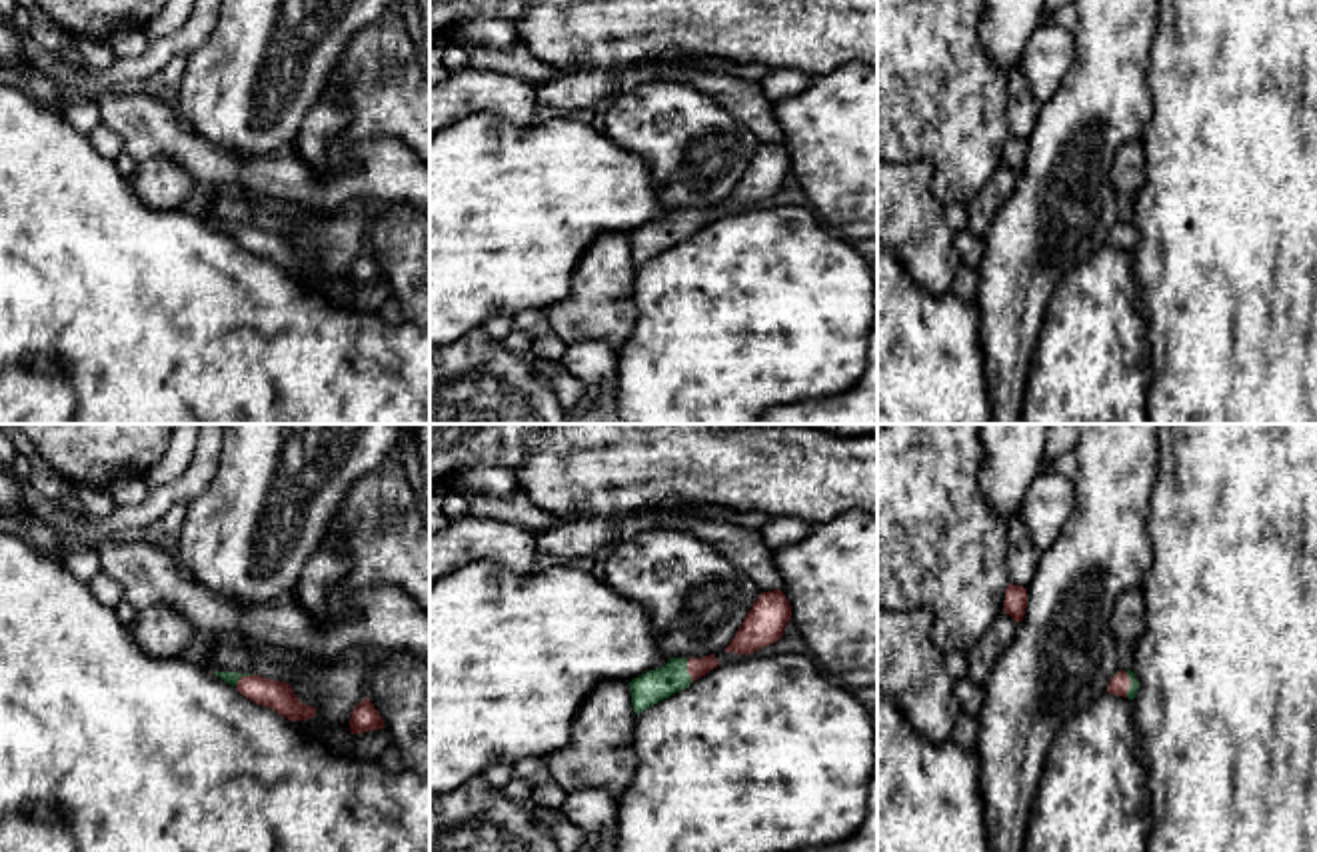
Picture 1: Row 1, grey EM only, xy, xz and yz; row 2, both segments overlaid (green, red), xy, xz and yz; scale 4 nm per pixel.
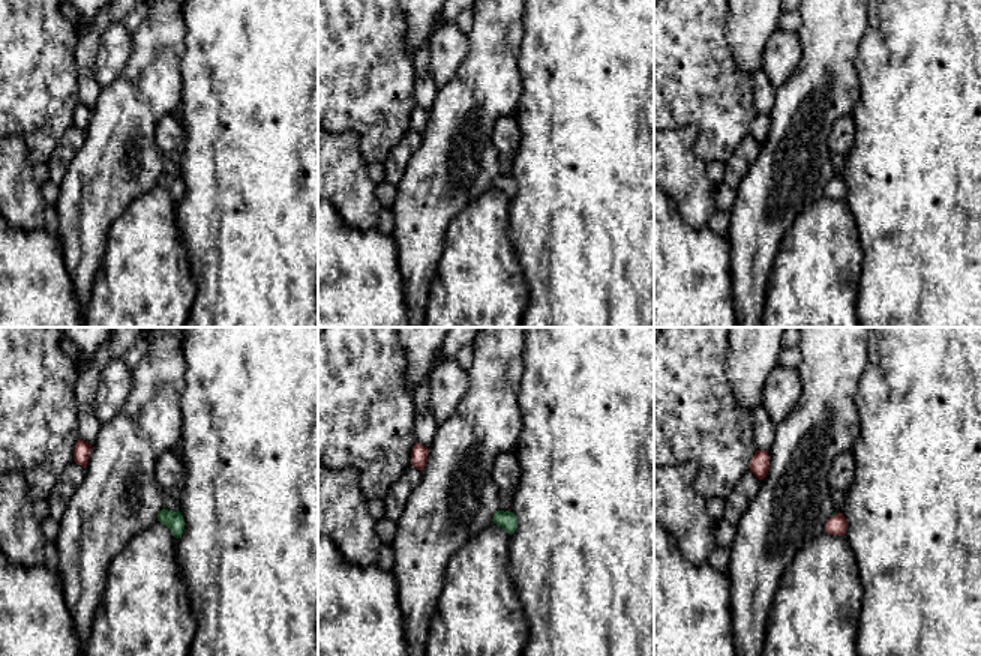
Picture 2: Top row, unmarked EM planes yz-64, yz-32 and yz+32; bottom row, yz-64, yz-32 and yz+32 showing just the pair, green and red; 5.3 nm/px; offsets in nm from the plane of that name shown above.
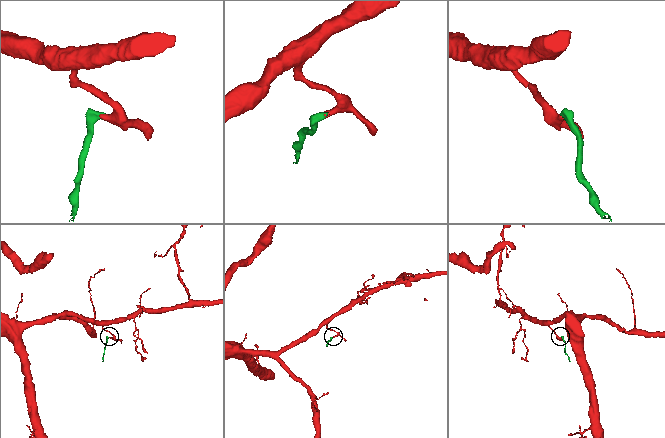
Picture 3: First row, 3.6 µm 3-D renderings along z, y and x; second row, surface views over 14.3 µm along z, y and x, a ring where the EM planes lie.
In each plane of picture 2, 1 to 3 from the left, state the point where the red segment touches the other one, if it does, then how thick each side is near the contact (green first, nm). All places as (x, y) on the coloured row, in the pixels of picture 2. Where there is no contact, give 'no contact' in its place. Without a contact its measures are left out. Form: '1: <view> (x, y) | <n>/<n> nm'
1: no contact
2: no contact
3: yz+32 (833, 514) | 20/110 nm

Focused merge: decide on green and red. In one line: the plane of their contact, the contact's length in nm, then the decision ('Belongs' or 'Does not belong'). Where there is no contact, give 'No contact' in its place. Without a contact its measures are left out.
Touches green in xy. Shared border 100 nm. Belongs

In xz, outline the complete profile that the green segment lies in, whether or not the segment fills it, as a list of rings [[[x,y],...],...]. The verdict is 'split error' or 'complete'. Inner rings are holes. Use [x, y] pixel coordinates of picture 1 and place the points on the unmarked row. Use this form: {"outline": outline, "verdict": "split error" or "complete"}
{"outline": [[[715,206],[703,210],[669,210],[661,220],[650,222],[630,234],[632,258],[636,266],[652,260],[663,250],[687,240],[693,232],[717,220]]], "verdict": "split error"}

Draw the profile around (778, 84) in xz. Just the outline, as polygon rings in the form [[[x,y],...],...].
[[[771,68],[763,78],[761,88],[773,102],[803,94],[817,78],[805,72]]]

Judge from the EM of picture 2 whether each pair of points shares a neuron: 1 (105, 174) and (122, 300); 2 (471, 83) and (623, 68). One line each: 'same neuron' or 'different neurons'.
1: different neurons
2: different neurons

